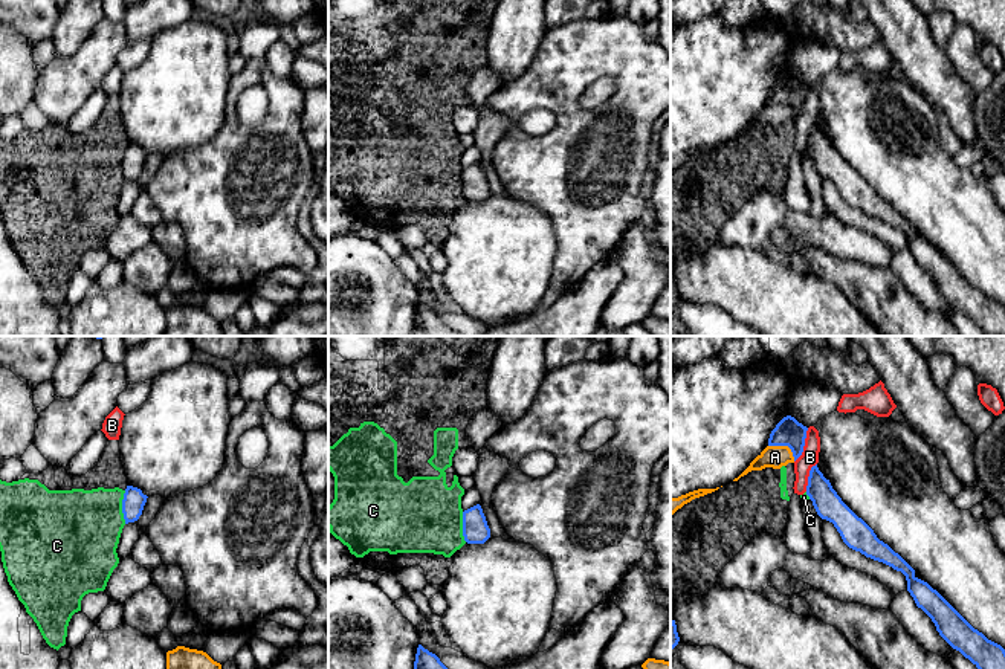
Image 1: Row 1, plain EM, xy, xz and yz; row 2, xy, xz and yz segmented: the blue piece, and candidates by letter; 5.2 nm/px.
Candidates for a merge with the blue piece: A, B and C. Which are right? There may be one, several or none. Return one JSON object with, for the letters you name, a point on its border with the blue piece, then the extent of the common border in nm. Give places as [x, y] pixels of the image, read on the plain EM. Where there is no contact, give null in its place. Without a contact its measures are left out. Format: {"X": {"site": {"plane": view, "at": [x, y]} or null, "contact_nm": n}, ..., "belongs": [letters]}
{"belongs": []}

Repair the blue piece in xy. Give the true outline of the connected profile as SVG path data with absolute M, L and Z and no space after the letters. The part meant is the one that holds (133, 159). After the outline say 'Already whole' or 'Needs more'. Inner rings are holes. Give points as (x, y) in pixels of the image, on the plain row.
M127 144L124 157L122 157L122 171L125 182L134 180L142 173L144 163L147 160L147 153L141 147Z. Already whole

